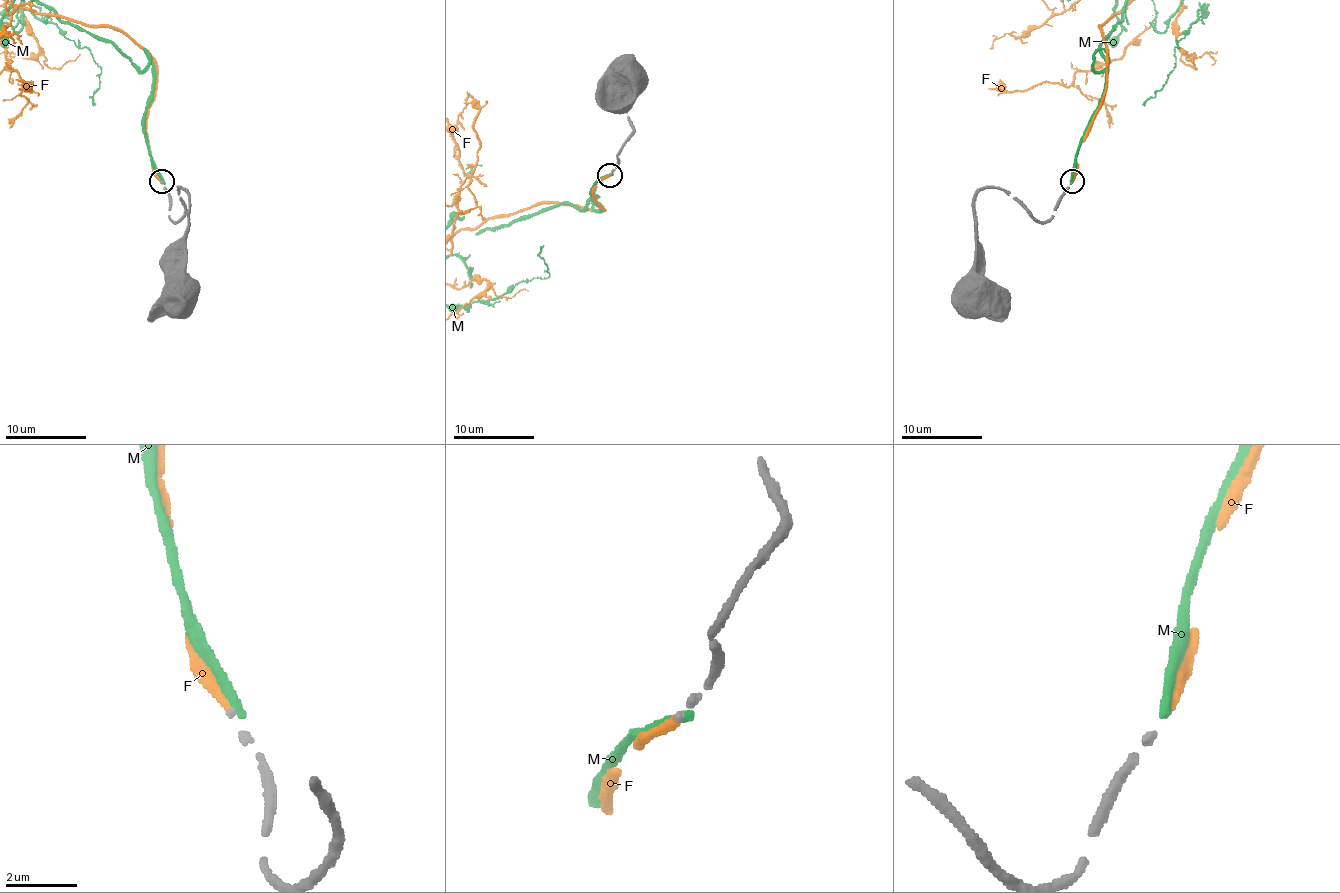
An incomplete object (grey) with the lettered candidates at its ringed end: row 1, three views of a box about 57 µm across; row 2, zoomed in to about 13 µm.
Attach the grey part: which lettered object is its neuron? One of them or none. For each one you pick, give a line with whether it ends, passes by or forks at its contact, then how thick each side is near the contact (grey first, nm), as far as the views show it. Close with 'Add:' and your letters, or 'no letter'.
F: It ends there. Thickness 150 nm (grey) against 280 nm
Add: F

